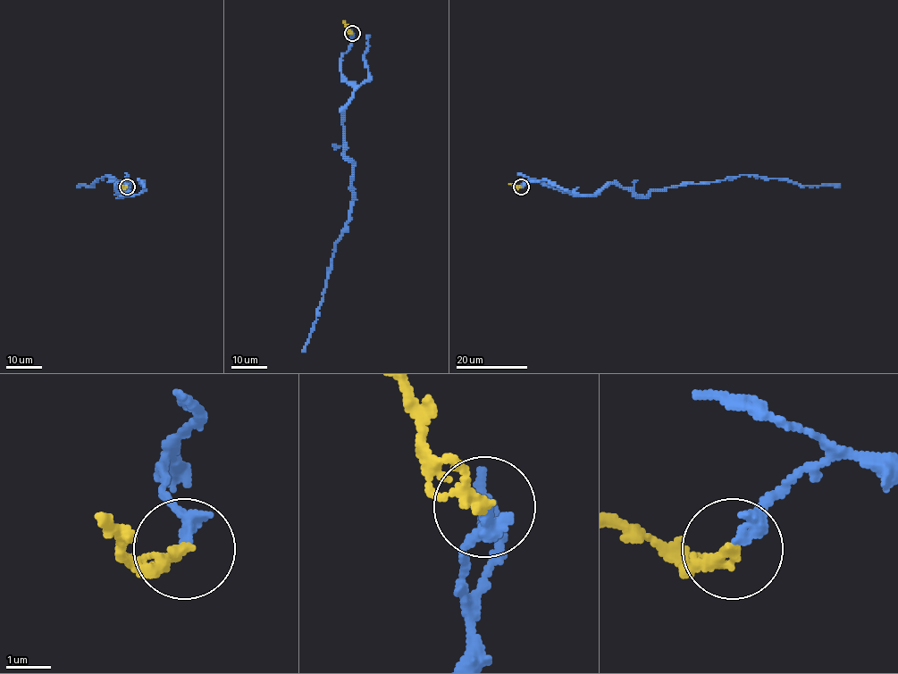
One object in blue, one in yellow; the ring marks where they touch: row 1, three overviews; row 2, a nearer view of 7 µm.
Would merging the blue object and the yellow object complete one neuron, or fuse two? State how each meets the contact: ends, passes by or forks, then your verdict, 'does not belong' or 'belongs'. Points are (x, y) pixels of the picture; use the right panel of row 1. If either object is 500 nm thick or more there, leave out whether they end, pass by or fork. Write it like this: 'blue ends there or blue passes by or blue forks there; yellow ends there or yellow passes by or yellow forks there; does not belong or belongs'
blue ends there; yellow ends there; belongs

